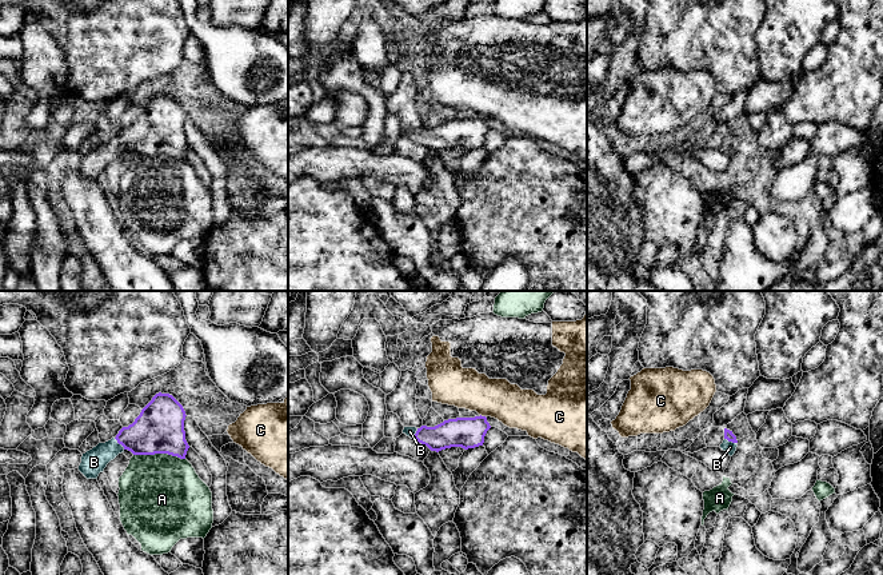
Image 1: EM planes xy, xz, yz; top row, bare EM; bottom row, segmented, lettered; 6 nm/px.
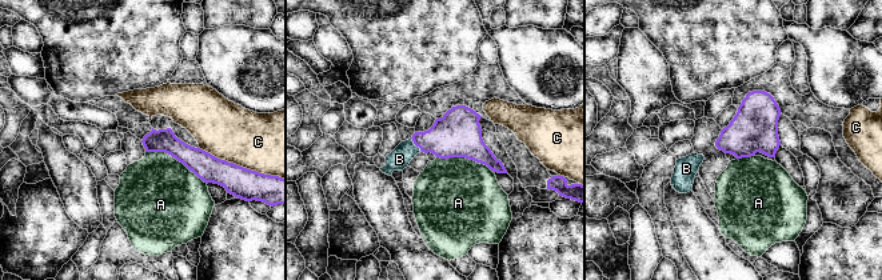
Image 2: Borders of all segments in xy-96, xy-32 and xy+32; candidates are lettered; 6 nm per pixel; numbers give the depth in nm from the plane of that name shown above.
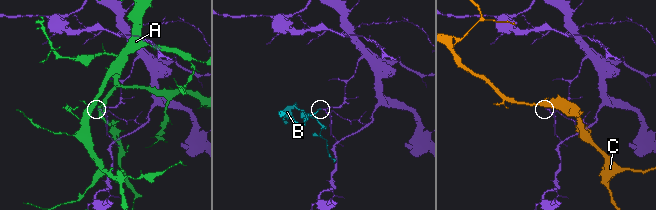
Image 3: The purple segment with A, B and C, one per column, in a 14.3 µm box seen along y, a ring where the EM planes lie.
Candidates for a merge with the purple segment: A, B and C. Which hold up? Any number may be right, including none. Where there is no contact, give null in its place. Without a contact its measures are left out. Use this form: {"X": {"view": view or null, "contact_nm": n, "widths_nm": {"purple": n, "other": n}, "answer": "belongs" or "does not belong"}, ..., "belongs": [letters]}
{"A": {"view": "xy", "contact_nm": 320, "widths_nm": {"purple": 300, "other": 480}, "answer": "does not belong"}, "B": {"view": "xy", "contact_nm": 100, "widths_nm": {"purple": 280, "other": 150}, "answer": "belongs"}, "C": {"view": "xz", "contact_nm": 40, "widths_nm": {"purple": 190, "other": 240}, "answer": "does not belong"}, "belongs": ["B"]}

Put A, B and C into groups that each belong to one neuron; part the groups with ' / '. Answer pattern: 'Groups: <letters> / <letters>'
Groups: A / B / C

